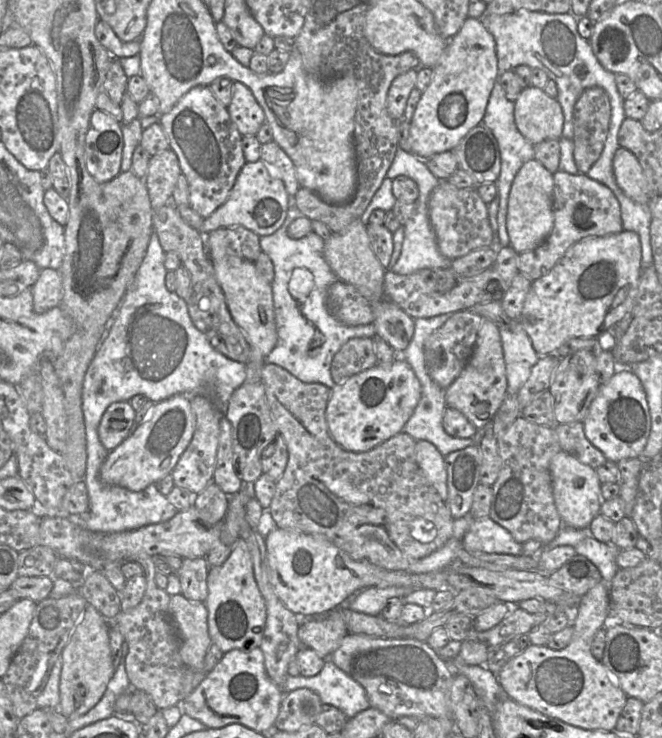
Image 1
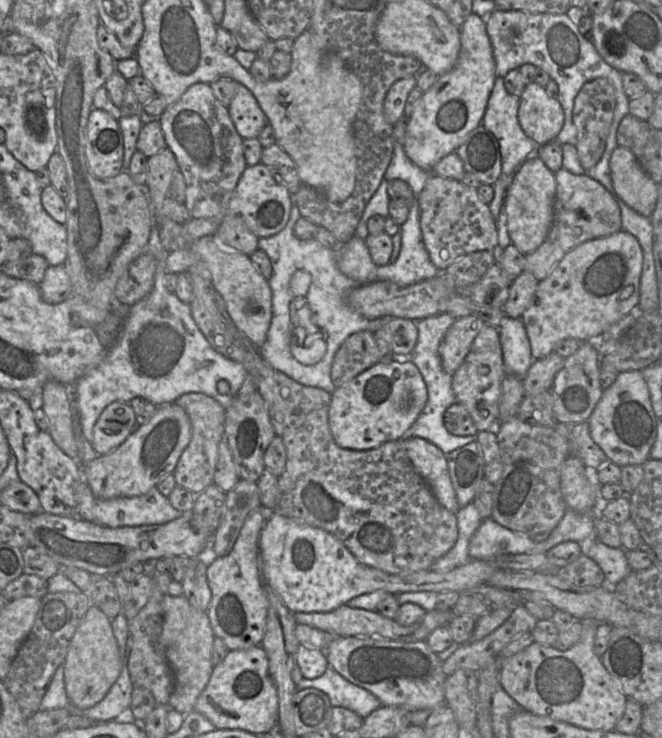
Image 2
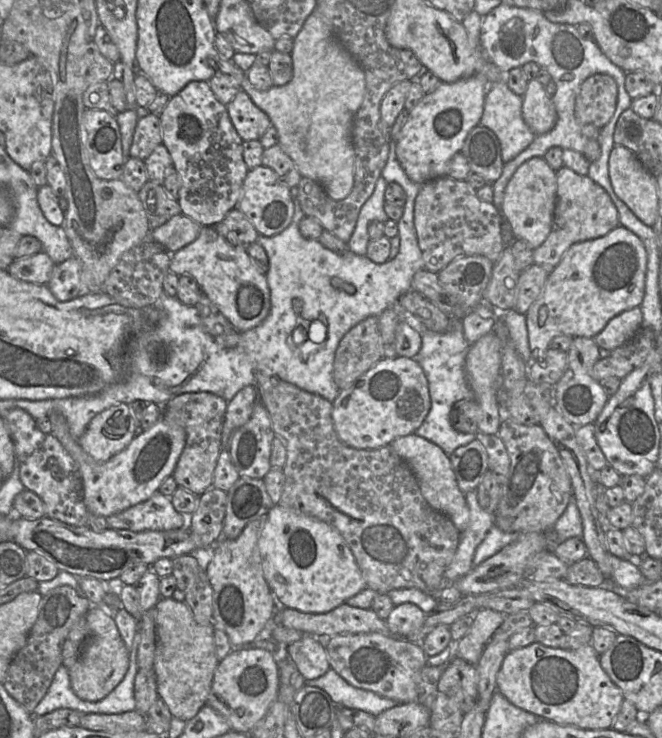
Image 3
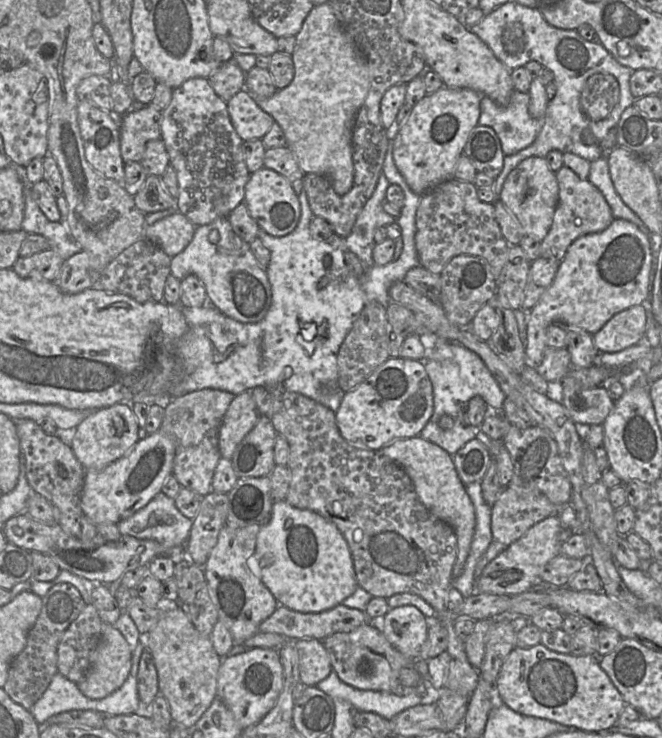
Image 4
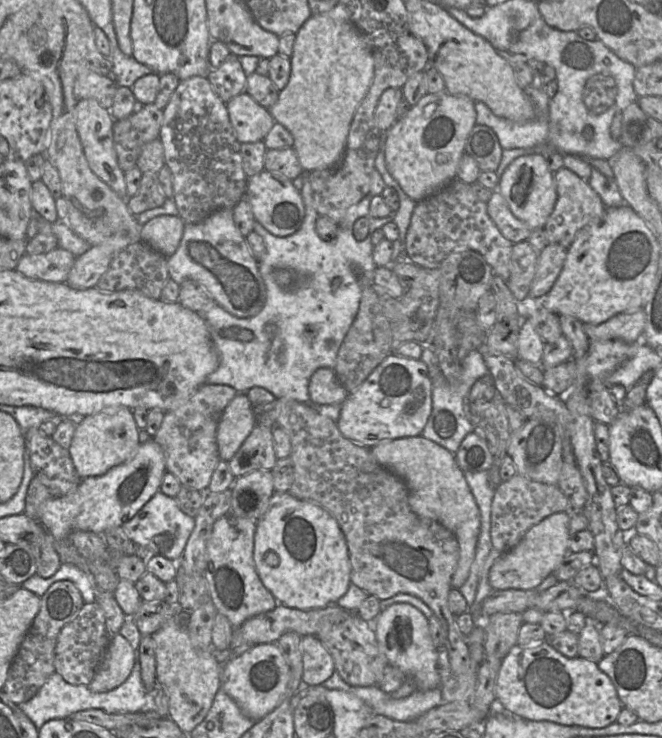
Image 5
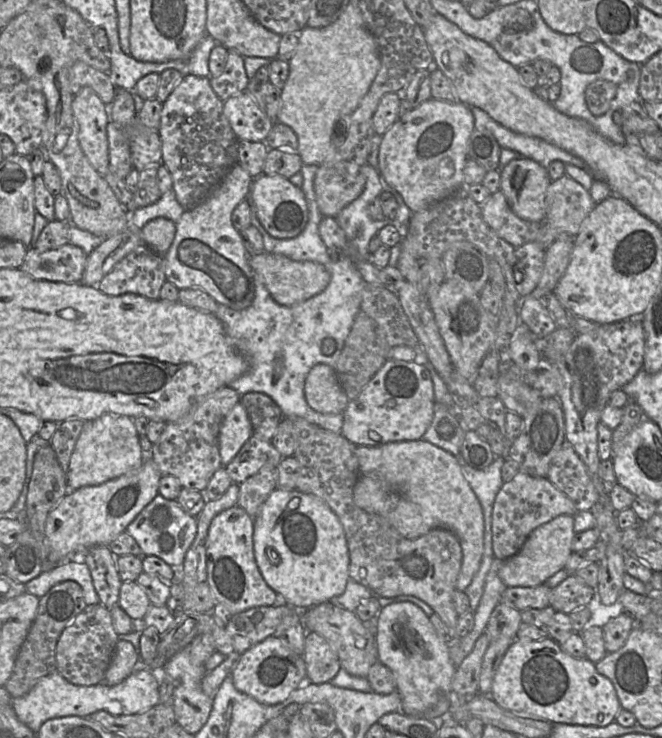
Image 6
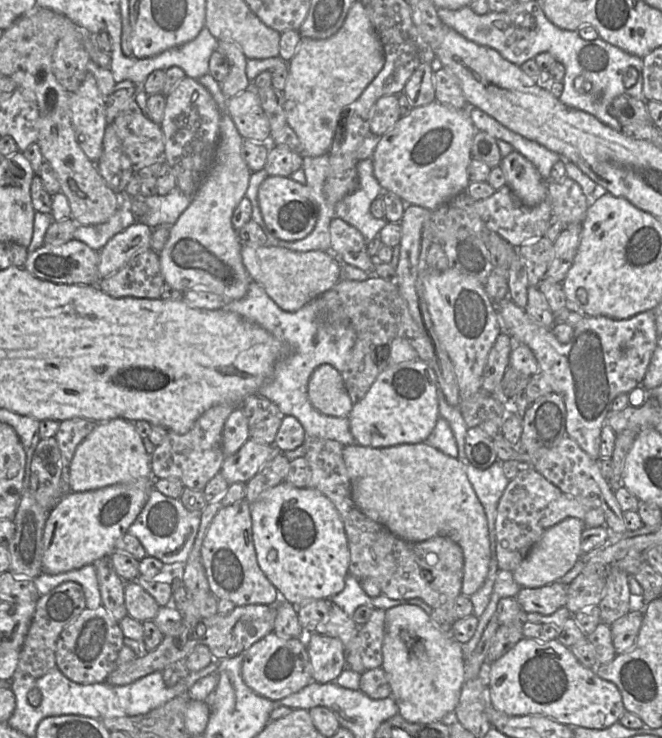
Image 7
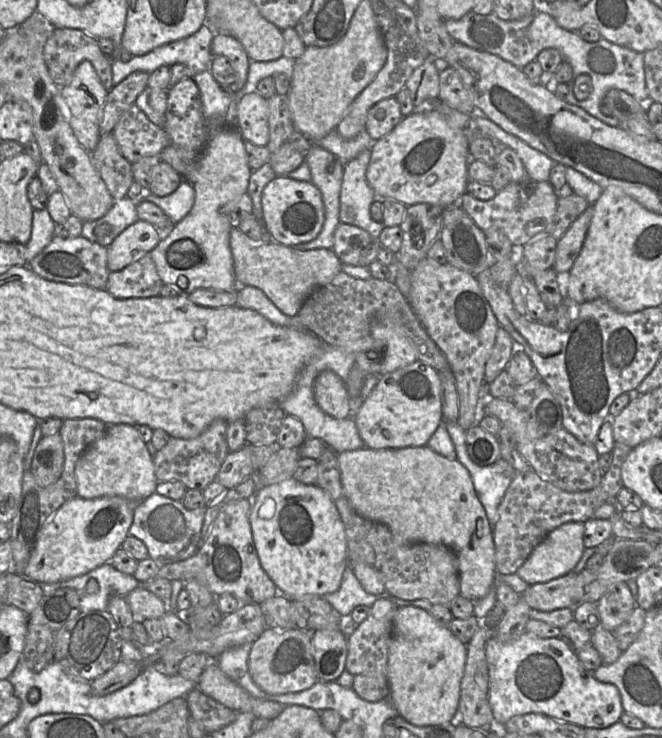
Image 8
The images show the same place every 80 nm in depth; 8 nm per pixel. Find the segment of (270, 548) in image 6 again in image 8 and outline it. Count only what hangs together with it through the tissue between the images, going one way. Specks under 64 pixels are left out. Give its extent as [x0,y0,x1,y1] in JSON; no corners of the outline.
[250,478,349,599]

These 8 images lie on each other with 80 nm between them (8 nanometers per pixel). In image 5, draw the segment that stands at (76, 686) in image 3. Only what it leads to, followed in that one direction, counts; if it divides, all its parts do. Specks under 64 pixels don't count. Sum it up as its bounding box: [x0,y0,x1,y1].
[88,633,135,693]

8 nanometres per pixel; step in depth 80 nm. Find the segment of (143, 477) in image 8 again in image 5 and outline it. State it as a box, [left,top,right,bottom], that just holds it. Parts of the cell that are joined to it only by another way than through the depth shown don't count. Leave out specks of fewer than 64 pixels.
[69,407,140,478]

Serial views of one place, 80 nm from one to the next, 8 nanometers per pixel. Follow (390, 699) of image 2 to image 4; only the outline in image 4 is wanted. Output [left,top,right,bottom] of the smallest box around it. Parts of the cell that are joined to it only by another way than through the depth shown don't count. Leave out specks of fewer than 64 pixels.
[323,621,417,692]

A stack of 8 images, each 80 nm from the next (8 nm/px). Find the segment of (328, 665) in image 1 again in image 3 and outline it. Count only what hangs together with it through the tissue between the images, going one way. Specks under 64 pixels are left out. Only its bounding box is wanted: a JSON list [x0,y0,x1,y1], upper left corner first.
[306,668,398,717]

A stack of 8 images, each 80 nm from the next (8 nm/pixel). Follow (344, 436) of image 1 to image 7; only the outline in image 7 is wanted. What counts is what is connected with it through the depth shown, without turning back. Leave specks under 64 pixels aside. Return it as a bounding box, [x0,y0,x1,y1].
[348,359,439,448]

